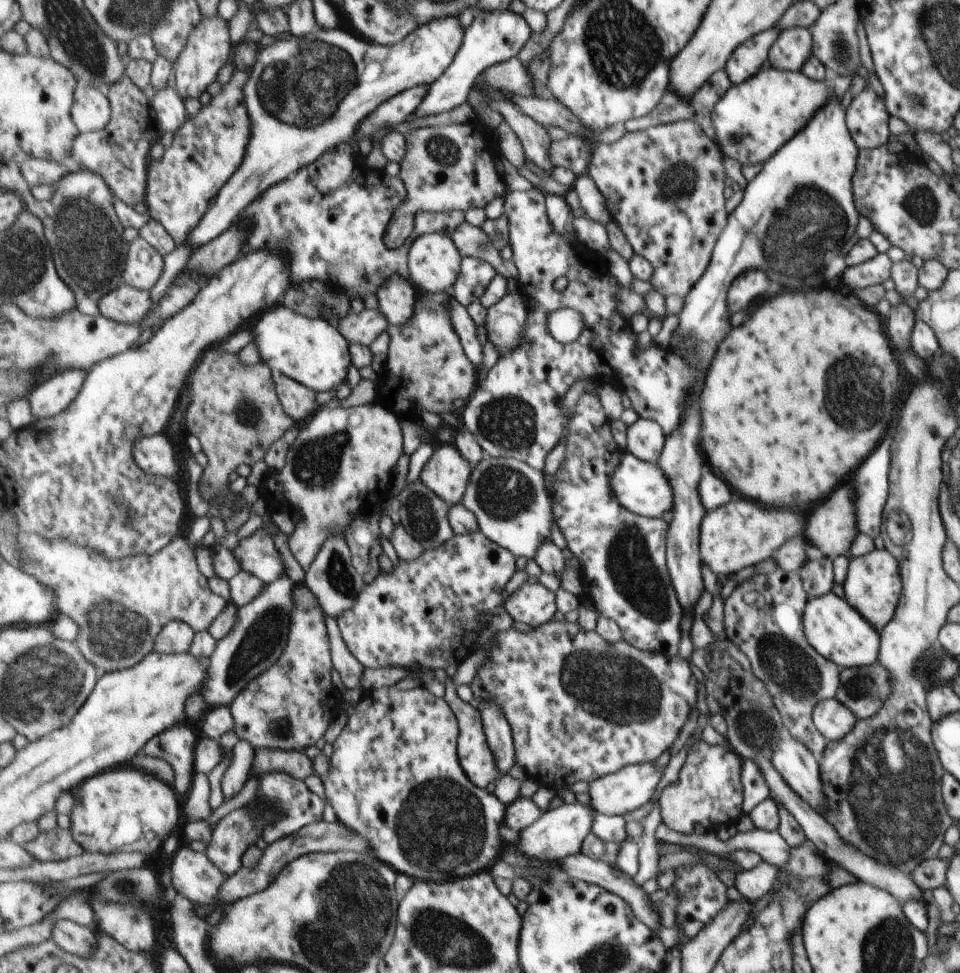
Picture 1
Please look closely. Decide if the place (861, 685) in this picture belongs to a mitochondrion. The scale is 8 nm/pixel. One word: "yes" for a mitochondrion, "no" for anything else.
yes

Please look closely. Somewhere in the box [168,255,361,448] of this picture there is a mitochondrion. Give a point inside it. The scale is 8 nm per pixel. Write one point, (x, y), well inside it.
(250, 414)

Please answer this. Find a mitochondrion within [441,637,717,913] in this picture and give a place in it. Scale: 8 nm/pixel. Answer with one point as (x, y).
(624, 690)

